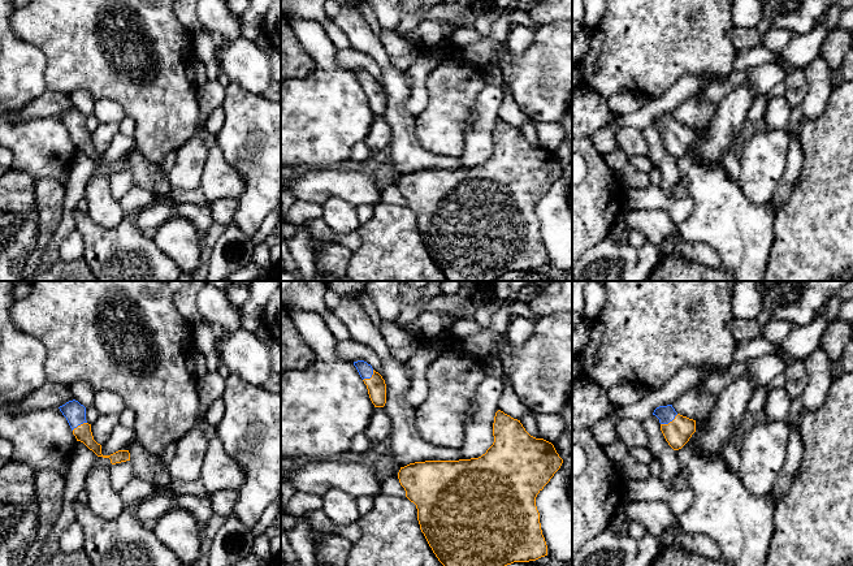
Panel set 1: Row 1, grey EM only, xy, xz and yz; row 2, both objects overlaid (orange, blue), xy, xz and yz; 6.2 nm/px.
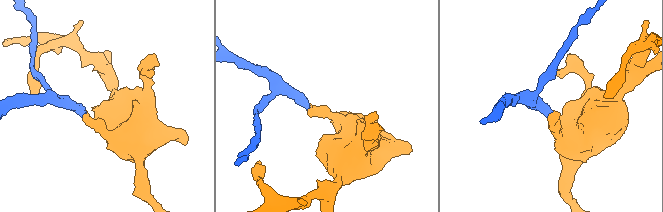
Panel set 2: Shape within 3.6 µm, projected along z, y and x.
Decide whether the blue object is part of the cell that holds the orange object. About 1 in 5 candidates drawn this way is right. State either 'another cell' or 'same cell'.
same cell

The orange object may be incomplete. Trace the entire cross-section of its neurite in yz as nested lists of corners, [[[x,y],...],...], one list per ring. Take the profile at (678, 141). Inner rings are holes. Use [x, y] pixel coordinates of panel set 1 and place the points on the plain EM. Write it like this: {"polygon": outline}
{"polygon": [[[672,113],[657,116],[653,124],[659,128],[661,139],[674,159],[681,157],[696,141],[696,129],[677,122]]]}

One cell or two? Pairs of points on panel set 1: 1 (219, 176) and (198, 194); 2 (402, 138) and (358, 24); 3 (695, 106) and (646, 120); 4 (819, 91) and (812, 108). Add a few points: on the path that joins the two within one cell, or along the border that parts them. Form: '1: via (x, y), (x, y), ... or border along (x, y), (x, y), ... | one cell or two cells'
1: border along (199, 186), (209, 202) | two cells
2: via (394, 109), (393, 78), (377, 52) | one cell
3: border along (697, 94), (683, 100), (671, 112) | two cells
4: via (817, 95), (813, 104) | one cell

